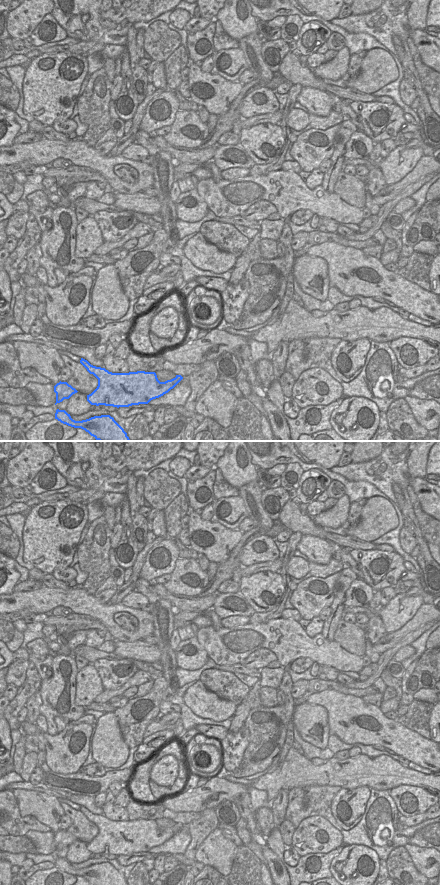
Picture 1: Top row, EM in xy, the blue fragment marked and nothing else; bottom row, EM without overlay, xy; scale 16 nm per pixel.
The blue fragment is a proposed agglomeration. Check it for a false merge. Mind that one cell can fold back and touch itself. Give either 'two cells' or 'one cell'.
one cell

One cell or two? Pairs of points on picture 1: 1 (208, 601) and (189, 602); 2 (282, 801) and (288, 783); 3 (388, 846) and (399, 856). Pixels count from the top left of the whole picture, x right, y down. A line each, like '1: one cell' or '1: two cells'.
1: one cell
2: two cells
3: two cells

